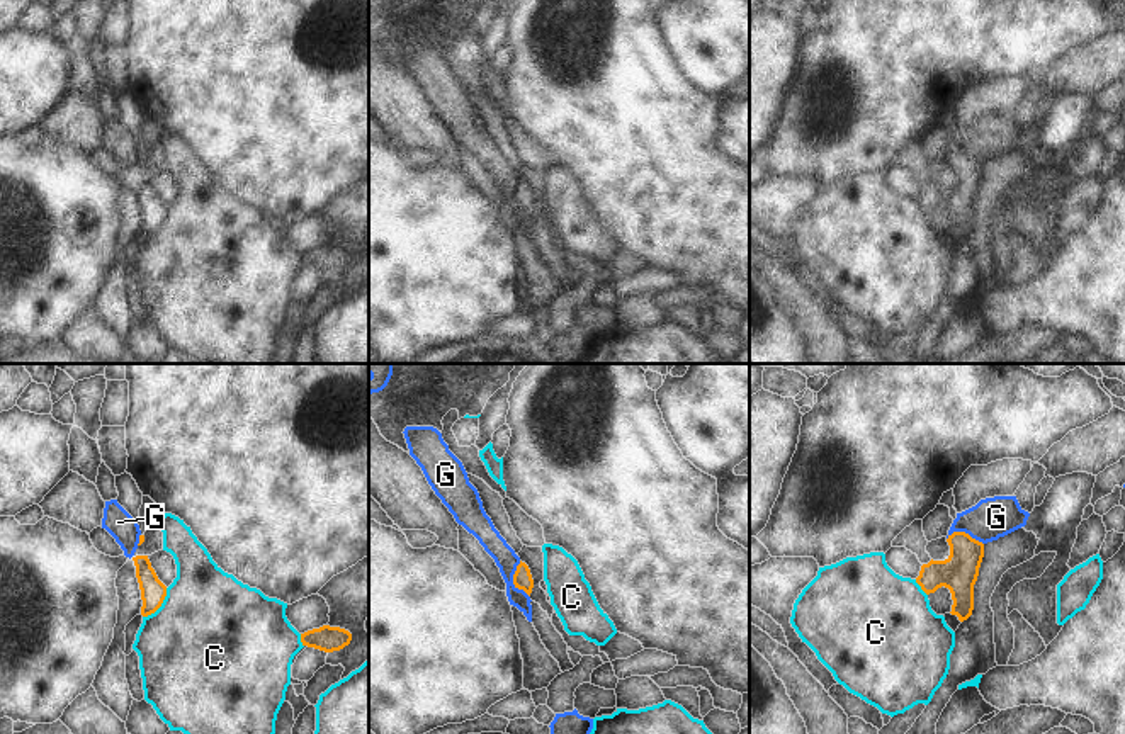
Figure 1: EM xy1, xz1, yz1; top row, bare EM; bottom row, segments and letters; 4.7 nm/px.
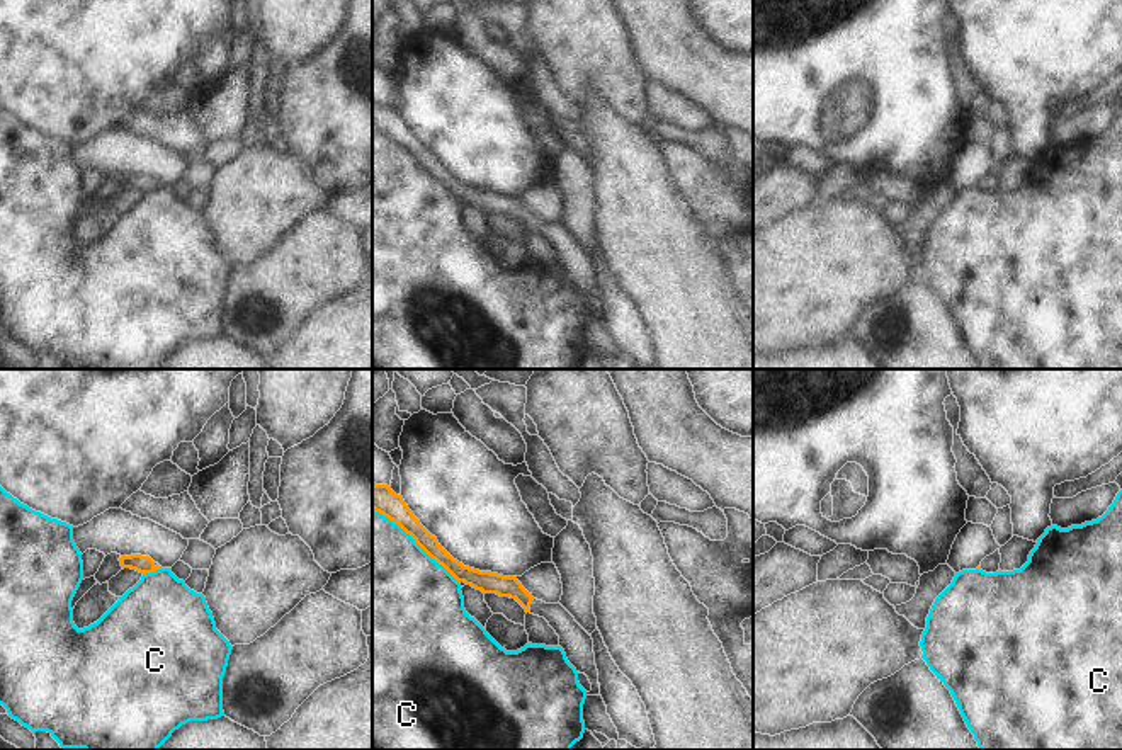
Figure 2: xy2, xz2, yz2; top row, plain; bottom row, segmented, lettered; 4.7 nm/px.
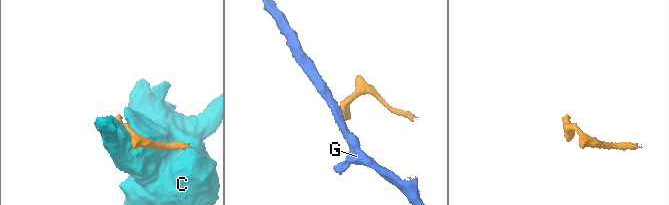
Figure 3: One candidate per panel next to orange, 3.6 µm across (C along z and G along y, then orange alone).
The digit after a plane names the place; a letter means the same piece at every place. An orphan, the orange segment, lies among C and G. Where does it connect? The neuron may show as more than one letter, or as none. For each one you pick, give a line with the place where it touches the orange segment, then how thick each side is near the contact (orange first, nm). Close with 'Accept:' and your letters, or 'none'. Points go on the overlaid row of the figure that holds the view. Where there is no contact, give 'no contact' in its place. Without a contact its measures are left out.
Accept: none

